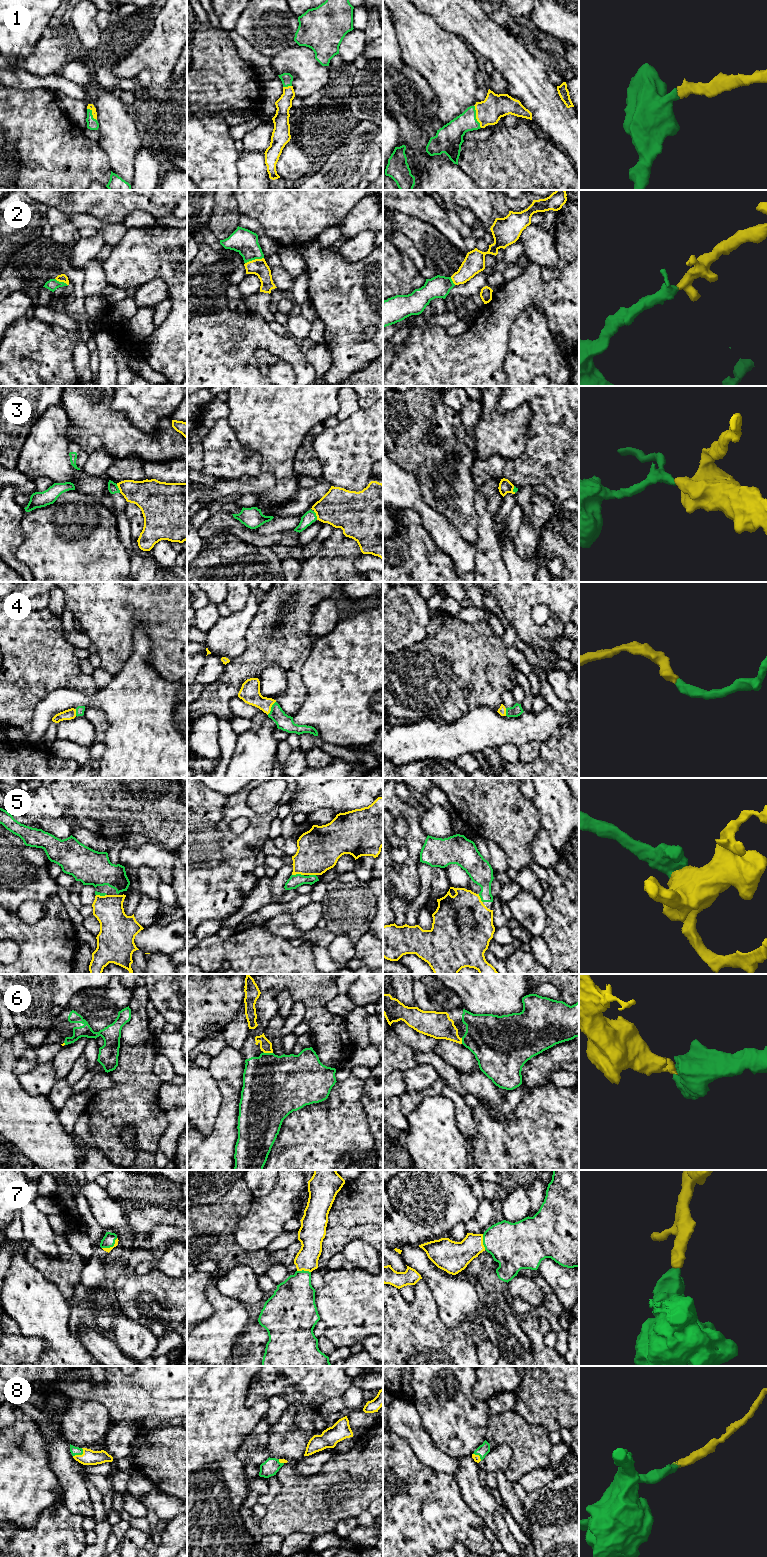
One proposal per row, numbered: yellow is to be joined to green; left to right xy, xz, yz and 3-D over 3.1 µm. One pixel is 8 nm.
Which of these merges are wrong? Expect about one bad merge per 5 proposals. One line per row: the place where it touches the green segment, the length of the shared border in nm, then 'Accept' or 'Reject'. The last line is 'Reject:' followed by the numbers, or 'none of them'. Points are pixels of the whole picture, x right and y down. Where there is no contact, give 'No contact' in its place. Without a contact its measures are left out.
1: Touches green at yz (475, 116). Shared border 190 nm. Accept
2: Touches green at xz (254, 259). Shared border 160 nm. Accept
3: Touches green at xy (118, 488). Shared border 80 nm. Reject
4: Touches green at xz (271, 708). Shared border 130 nm. Accept
5: Touches green at xz (297, 874). Shared border 100 nm. Accept
6: Touches green at xz (268, 1053). Shared border 80 nm. Accept
7: Touches green at xy (111, 1246). Shared border 150 nm. Accept
8: Touches green at xy (79, 1454). Shared border 110 nm. Accept
Reject: 3

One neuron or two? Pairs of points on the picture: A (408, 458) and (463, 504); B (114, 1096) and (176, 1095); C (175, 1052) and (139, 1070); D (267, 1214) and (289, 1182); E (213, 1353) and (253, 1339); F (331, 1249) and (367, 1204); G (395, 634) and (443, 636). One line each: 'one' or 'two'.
A: one
B: two
C: two
D: one
E: two
F: one
G: two

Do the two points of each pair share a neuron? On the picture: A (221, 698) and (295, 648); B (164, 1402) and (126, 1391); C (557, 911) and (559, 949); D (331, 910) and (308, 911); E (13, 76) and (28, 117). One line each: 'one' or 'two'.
A: one
B: one
C: one
D: two
E: two

